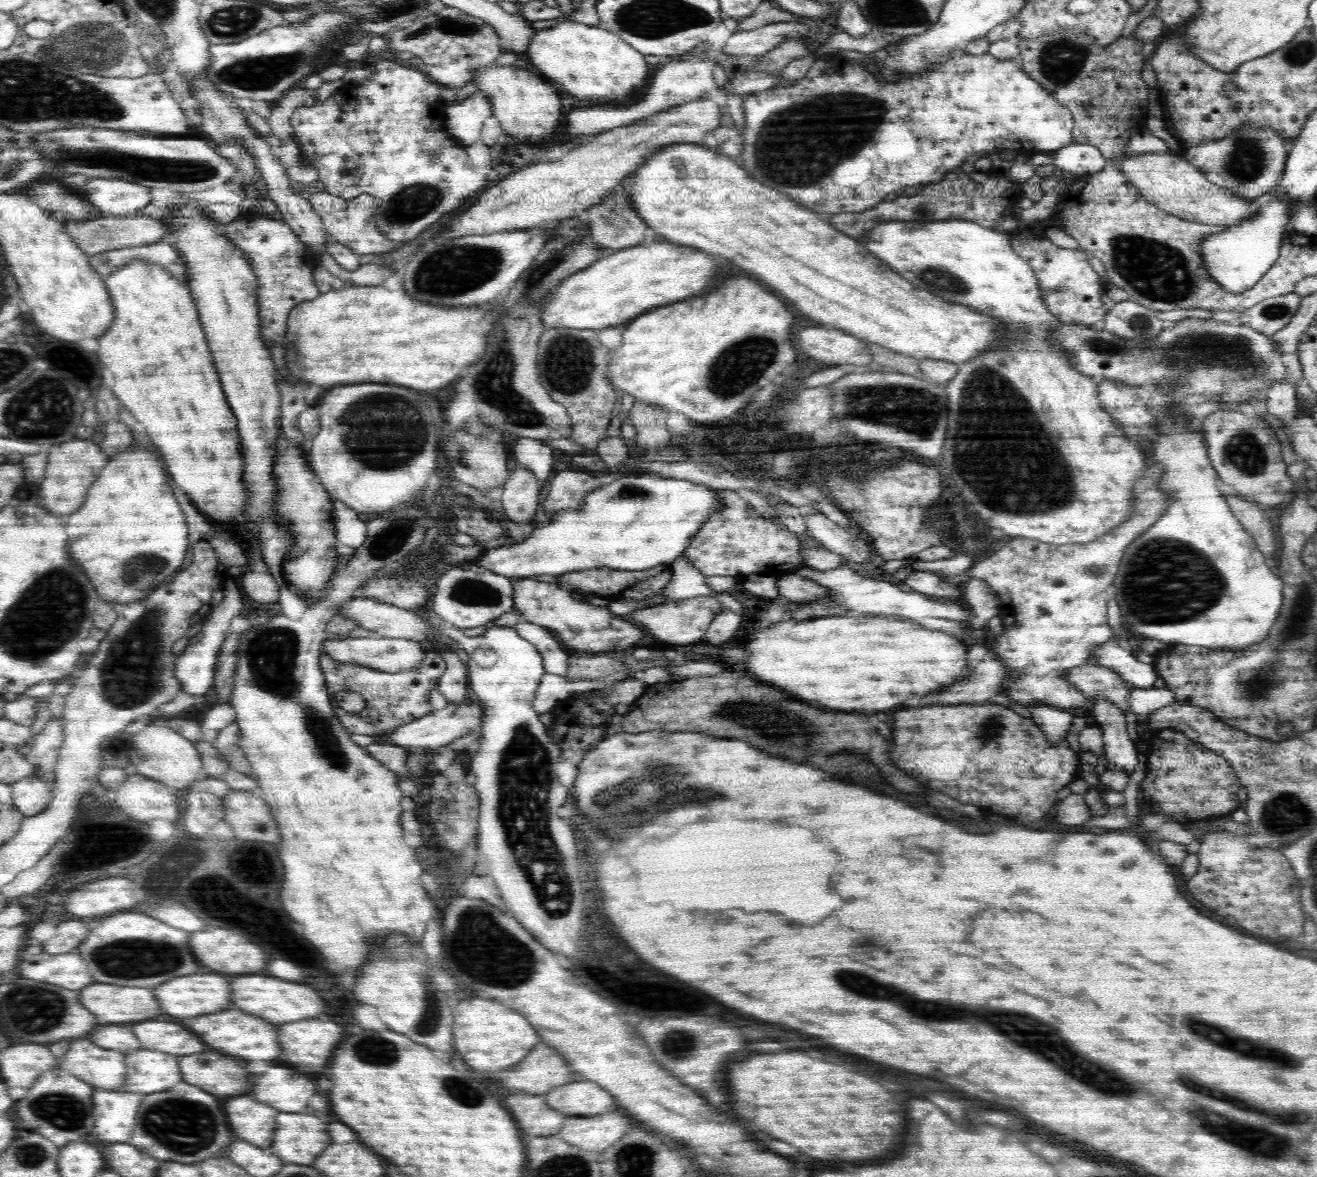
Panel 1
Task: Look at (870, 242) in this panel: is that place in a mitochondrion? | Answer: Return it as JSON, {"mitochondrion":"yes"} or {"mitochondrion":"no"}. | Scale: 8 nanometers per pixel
{"mitochondrion":"no"}

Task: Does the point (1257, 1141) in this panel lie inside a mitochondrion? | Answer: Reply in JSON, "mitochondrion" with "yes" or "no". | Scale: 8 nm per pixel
{"mitochondrion":"yes"}

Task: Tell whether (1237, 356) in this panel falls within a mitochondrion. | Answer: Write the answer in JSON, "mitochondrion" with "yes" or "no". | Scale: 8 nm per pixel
{"mitochondrion":"yes"}

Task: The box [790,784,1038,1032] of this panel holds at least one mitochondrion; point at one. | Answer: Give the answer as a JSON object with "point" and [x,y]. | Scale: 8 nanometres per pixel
{"point":[861,942]}

